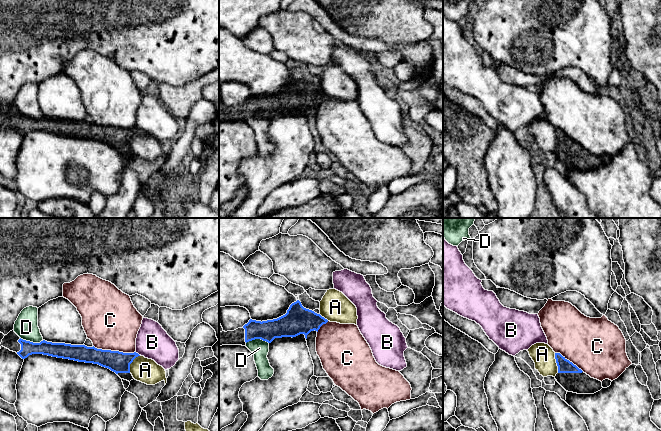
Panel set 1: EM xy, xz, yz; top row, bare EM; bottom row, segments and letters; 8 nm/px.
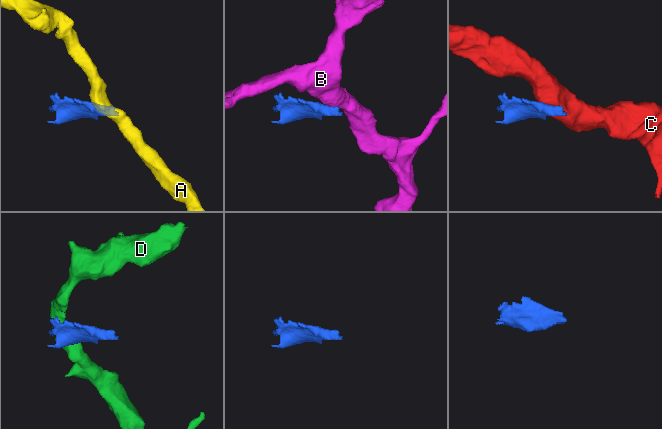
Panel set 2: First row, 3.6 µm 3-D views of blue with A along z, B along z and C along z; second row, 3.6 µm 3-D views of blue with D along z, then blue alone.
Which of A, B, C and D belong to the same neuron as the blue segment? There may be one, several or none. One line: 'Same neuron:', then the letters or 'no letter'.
Same neuron: no letter

